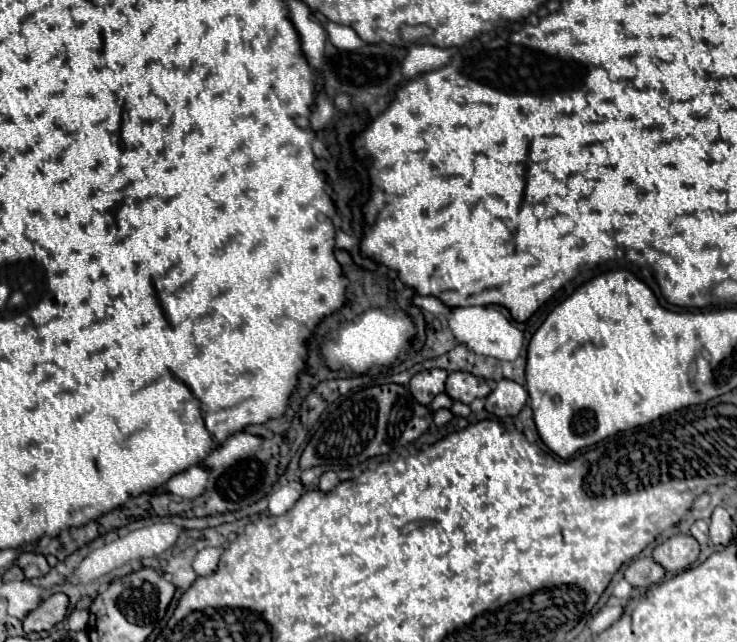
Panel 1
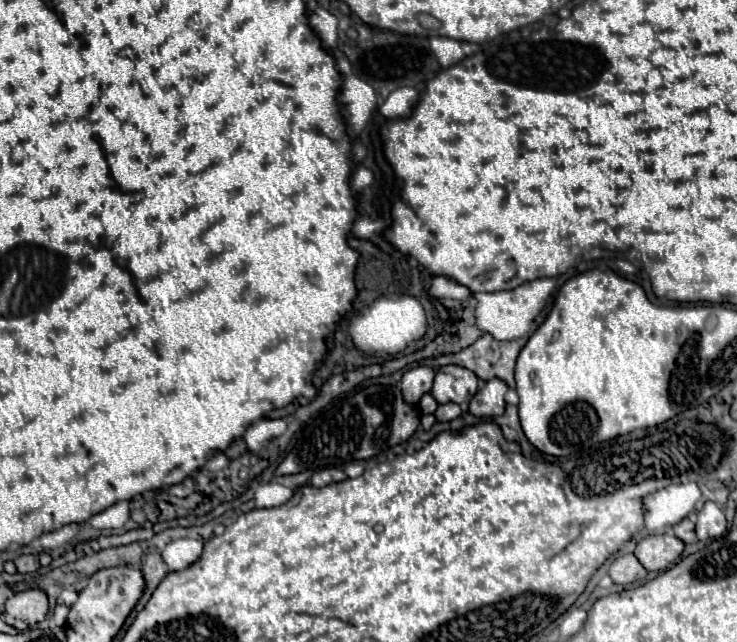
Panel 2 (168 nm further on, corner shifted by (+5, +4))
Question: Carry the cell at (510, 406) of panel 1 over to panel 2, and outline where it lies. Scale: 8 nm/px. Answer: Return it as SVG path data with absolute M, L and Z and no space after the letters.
M498 378L486 382L484 392L478 390L478 394L470 400L470 412L474 416L500 416L504 414L506 402L504 402L504 394L506 394L508 386L506 382L498 382Z

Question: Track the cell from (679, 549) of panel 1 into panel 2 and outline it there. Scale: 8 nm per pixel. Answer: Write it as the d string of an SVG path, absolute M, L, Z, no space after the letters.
M674 534L646 536L638 542L634 554L646 570L666 570L674 564L684 550L684 542Z

